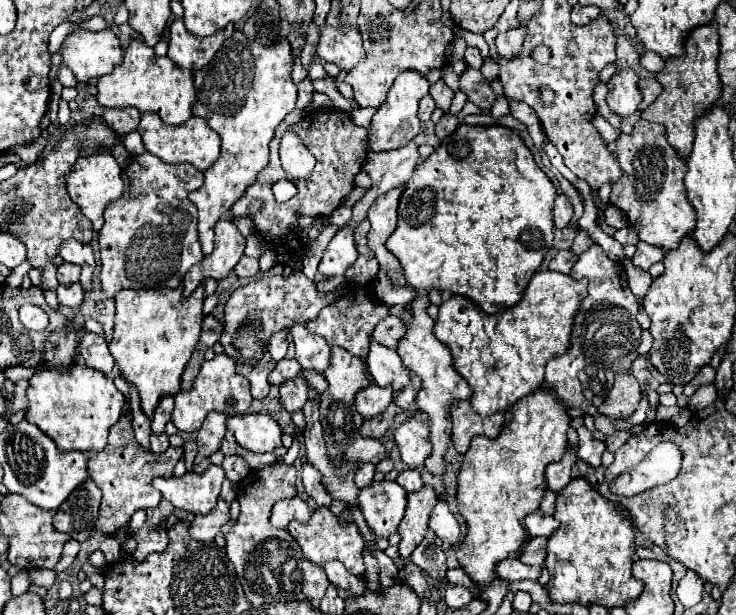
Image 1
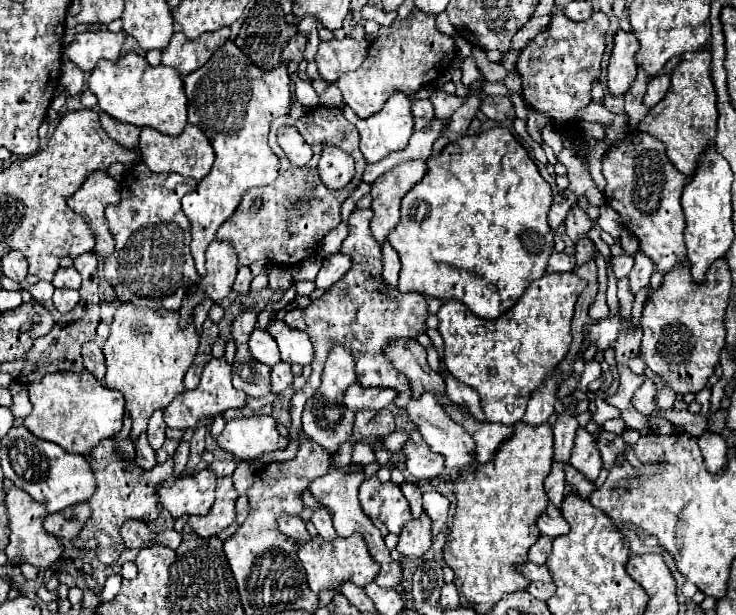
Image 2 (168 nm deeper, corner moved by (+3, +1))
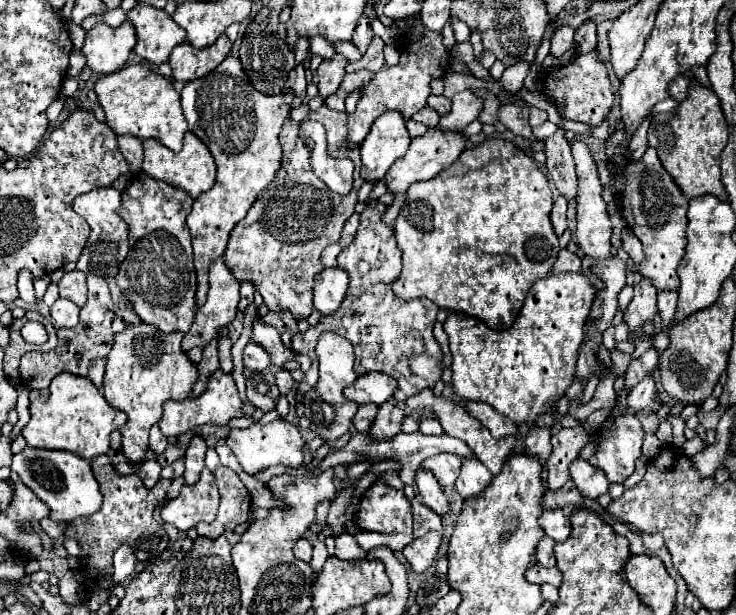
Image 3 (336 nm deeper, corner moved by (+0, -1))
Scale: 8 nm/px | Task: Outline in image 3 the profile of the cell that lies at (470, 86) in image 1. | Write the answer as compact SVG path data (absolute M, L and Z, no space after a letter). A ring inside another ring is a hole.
M507 104L501 106L499 112L499 120L515 134L515 136L523 136L527 140L535 140L531 126L529 126L529 108L521 108L515 104Z

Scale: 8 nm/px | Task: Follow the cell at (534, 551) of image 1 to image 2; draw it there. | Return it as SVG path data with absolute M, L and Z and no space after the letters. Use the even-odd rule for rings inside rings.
M540 536L536 540L536 544L528 552L528 562L532 562L532 564L544 564L546 558L550 556L550 550L552 550L552 538Z

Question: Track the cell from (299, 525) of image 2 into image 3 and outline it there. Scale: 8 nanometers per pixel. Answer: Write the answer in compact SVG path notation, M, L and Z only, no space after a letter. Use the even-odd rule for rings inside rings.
M297 540L295 542L295 548L293 548L293 554L297 560L303 560L303 562L311 562L311 544L307 540Z

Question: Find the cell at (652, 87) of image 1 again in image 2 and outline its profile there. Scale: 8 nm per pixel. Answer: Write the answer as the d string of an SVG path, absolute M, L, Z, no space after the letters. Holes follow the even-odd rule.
M666 74L654 76L654 78L648 82L648 90L646 90L646 94L644 94L644 104L646 104L648 108L656 106L656 102L658 102L660 98L664 98L664 94L668 92L668 86L670 86L670 76L666 76Z

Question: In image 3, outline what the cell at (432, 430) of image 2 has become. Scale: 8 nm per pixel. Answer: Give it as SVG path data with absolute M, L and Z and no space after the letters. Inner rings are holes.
M475 458L475 460L463 460L463 468L457 476L455 488L463 500L473 498L481 494L493 480L493 474Z

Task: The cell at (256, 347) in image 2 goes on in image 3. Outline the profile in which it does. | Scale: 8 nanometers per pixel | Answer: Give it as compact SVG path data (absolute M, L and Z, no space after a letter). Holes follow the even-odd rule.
M249 342L243 350L243 366L253 370L253 372L263 372L267 366L271 364L271 358L267 356L267 352L263 352L263 348L259 348L259 344Z

